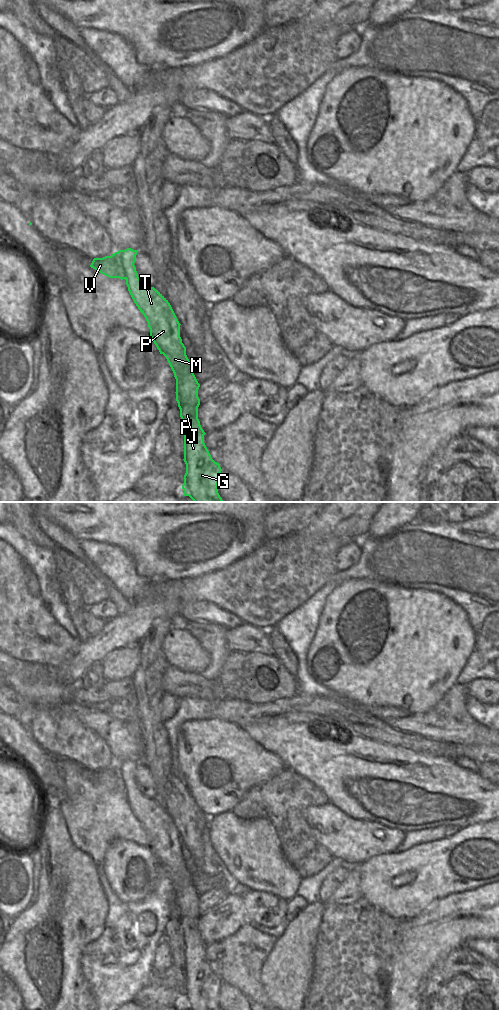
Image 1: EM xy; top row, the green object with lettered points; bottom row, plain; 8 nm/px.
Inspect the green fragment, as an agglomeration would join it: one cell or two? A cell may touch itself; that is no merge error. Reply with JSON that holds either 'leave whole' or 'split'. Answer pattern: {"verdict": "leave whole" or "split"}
{"verdict": "split"}

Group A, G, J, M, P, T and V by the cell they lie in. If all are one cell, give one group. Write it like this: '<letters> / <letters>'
A G J M P T / V

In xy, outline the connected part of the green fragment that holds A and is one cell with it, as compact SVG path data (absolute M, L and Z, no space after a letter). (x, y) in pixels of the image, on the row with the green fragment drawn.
M127 248L118 251L118 257L126 273L126 285L128 291L144 315L150 329L150 337L160 354L163 354L176 379L176 401L180 409L180 417L184 427L184 462L186 464L186 473L182 489L184 496L189 496L194 502L224 502L218 493L218 483L222 471L220 464L215 462L205 443L206 434L200 425L198 419L198 407L200 399L198 397L198 383L193 371L192 364L186 355L186 347L180 337L180 323L168 300L154 287L147 286L139 277L134 265L138 250Z

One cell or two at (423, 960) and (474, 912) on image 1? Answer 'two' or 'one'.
one

